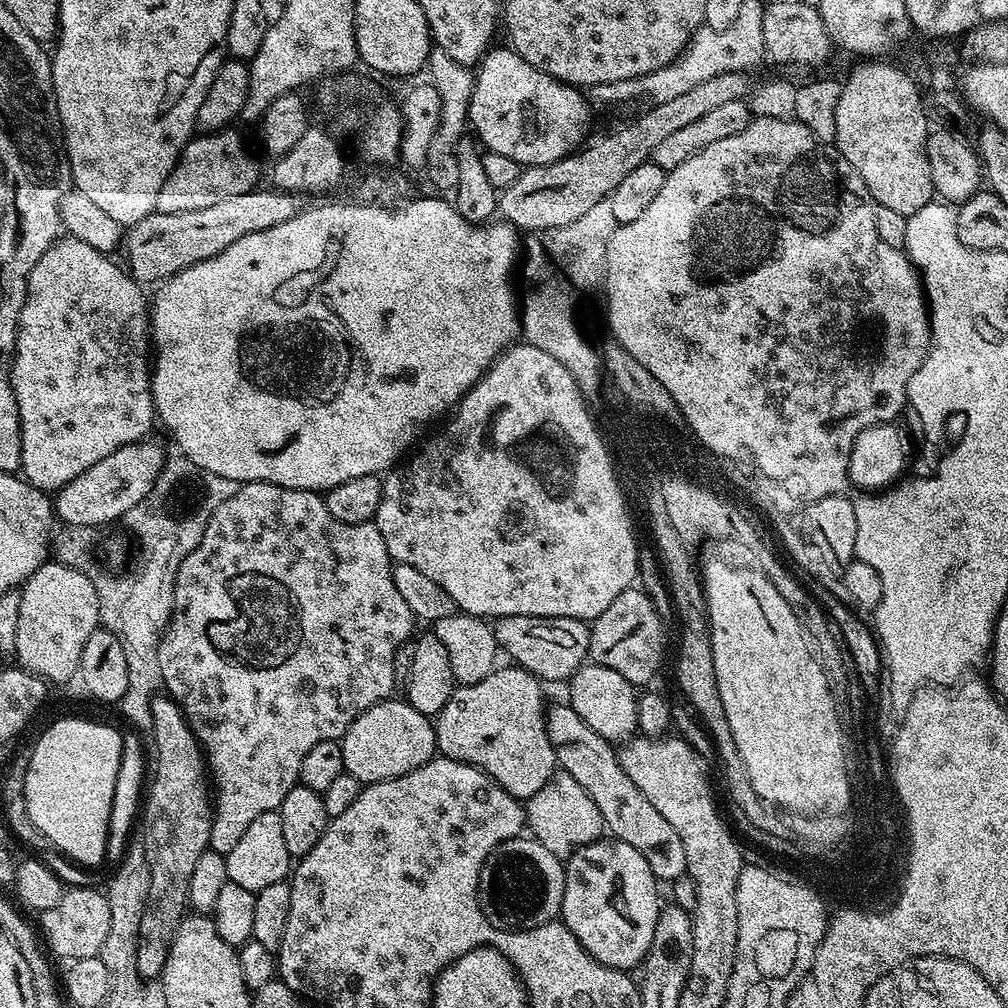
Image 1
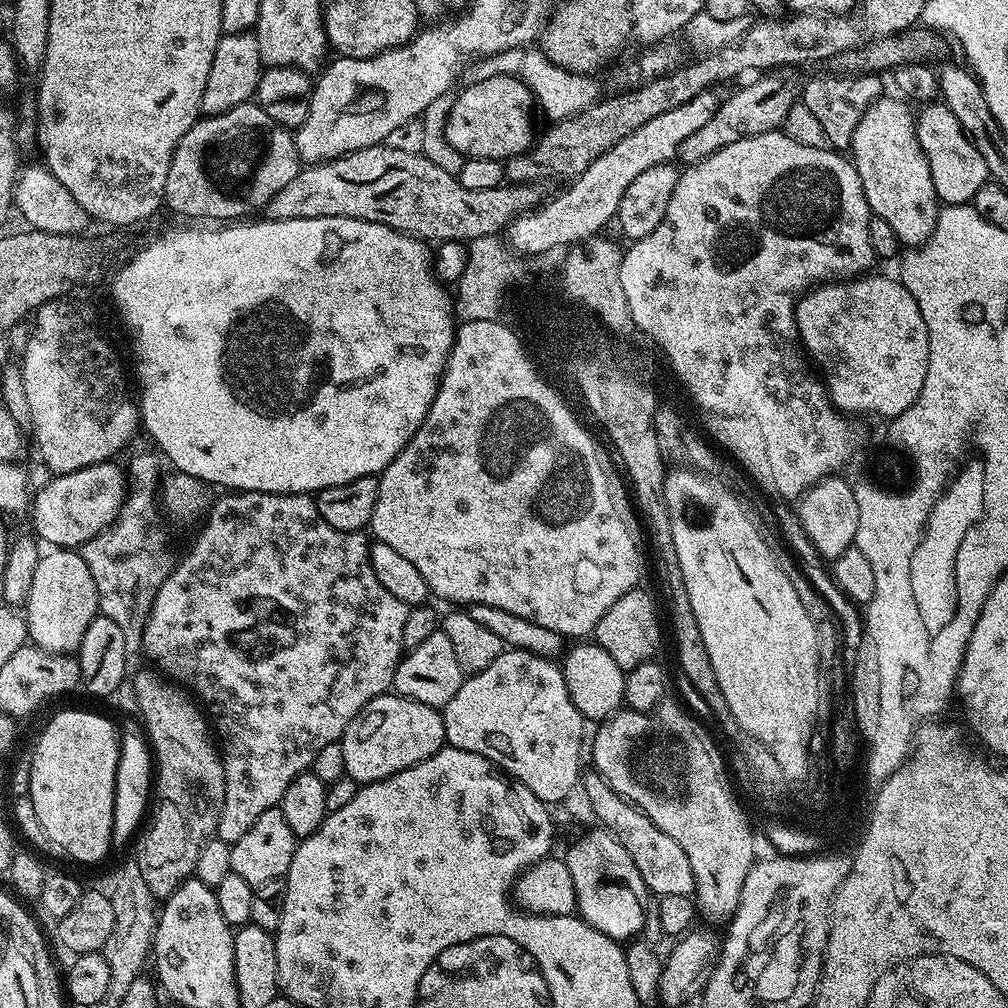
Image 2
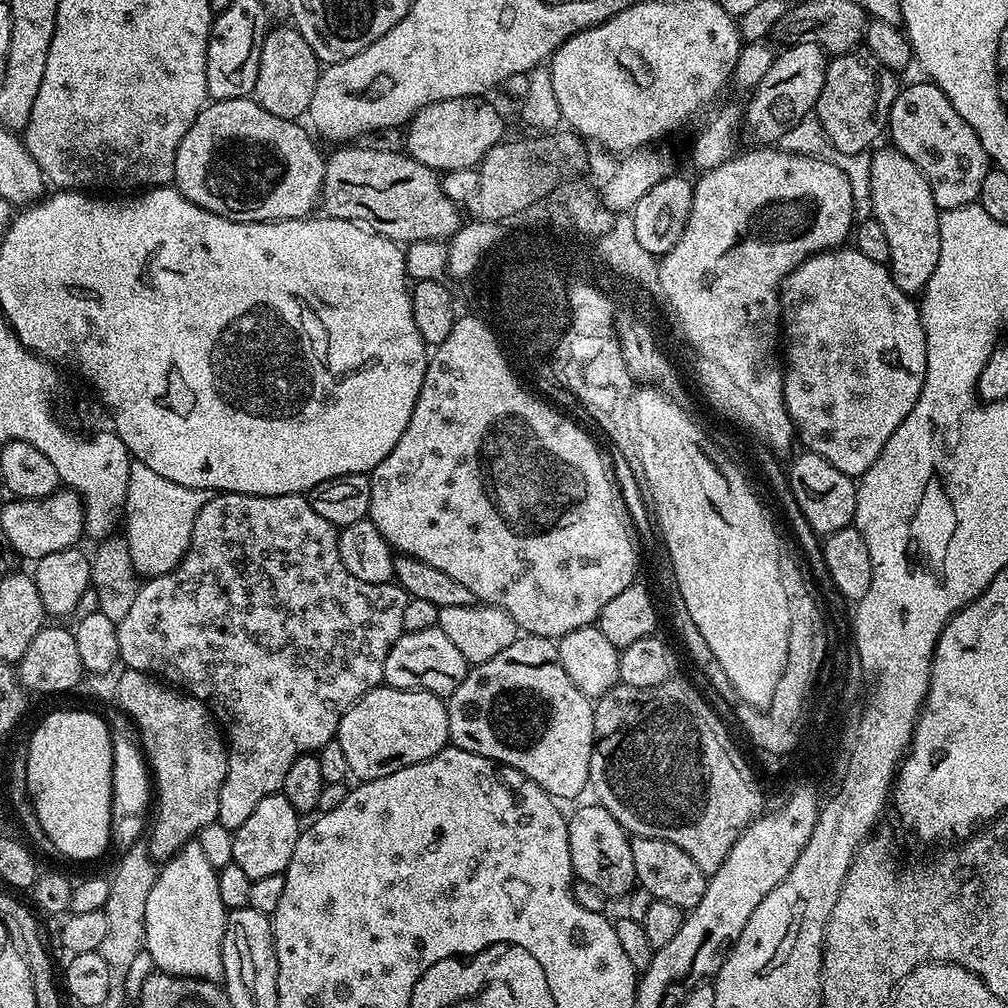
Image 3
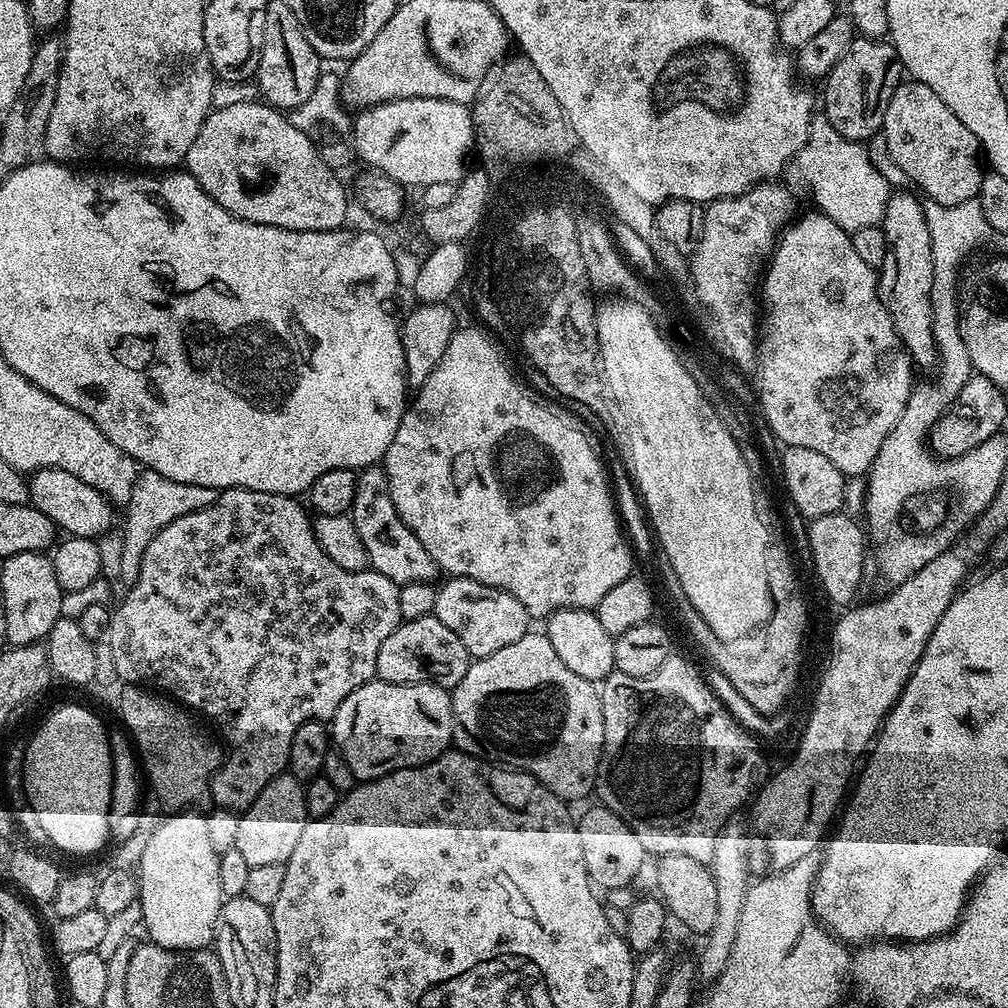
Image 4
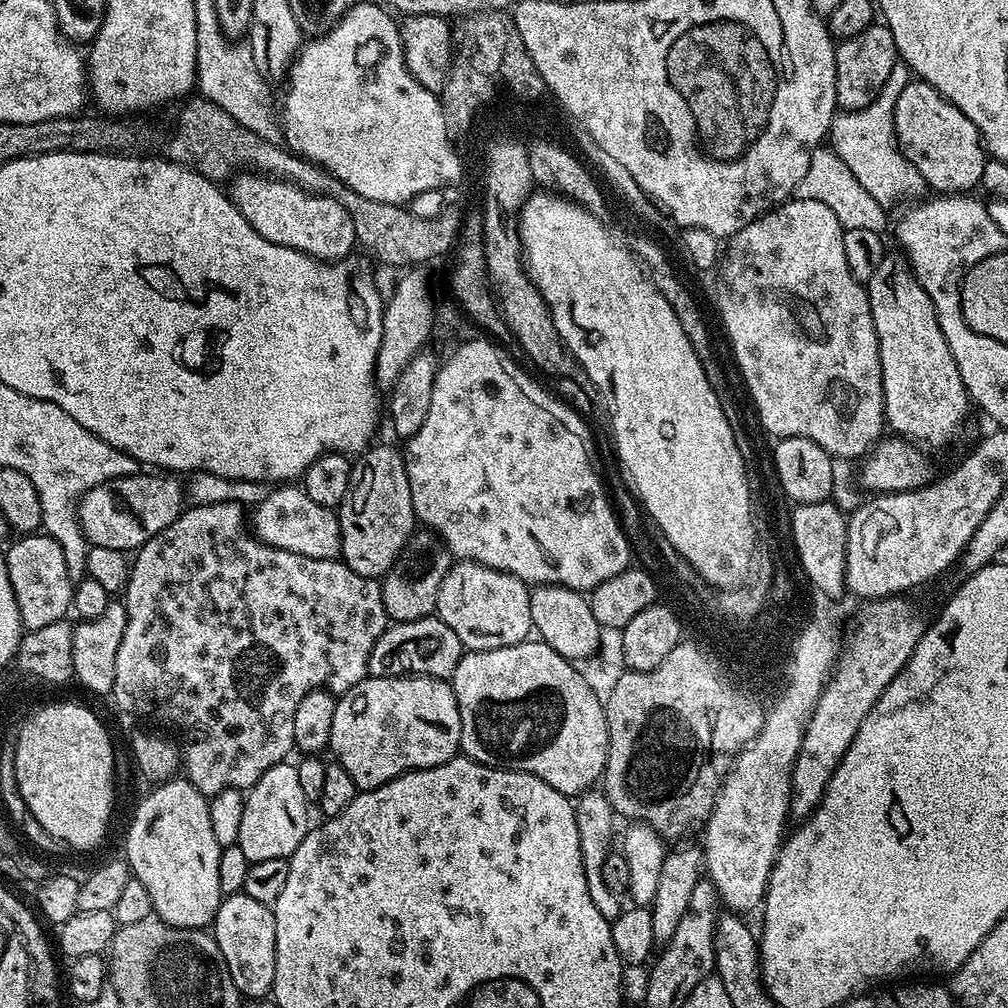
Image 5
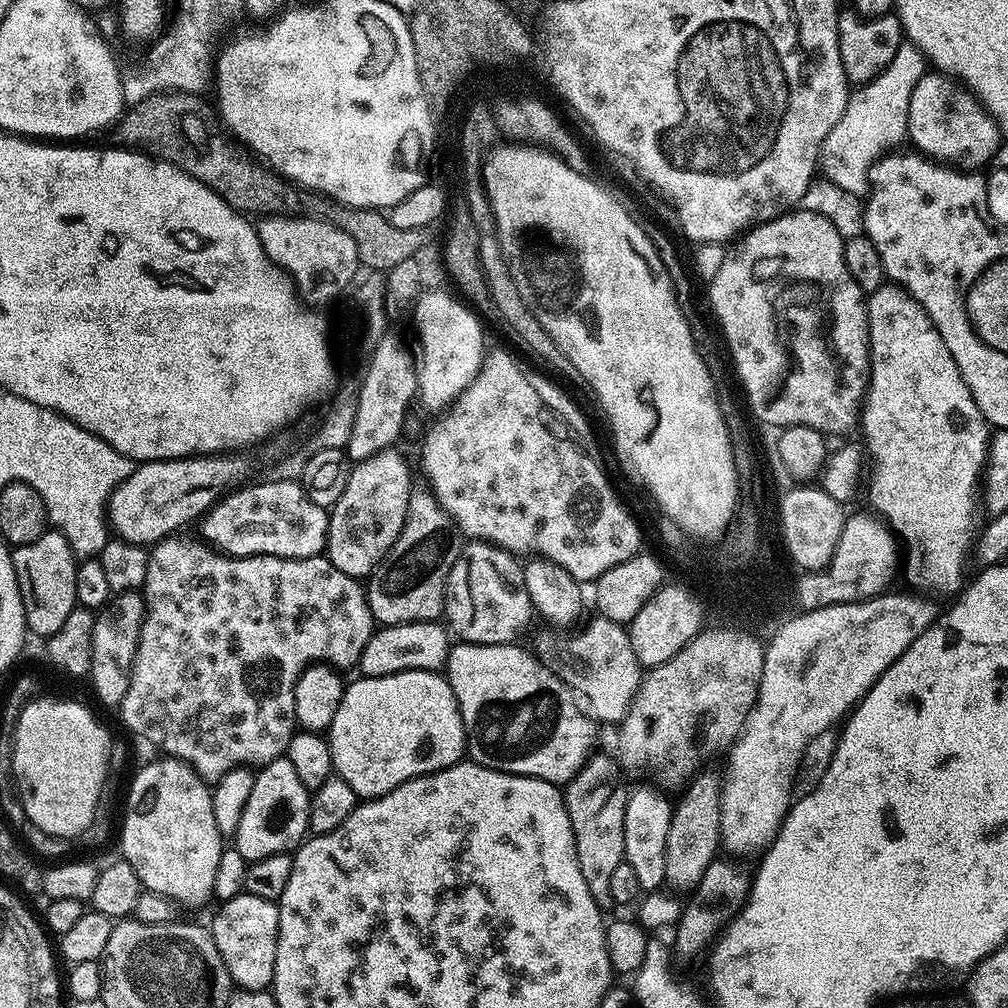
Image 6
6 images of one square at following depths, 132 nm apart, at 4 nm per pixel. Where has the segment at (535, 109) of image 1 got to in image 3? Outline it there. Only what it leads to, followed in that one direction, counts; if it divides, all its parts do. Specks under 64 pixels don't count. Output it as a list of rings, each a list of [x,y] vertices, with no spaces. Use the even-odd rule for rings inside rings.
[[[463,96],[457,100],[443,100],[428,104],[413,116],[406,125],[406,152],[418,162],[435,168],[437,173],[443,174],[450,170],[462,170],[463,168],[476,168],[480,161],[495,144],[505,139],[504,120],[496,113],[492,104],[487,104],[487,99],[478,96]]]

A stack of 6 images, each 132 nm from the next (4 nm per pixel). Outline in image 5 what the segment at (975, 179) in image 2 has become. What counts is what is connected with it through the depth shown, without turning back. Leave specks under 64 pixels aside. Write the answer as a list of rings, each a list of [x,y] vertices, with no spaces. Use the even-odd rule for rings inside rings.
[[[919,78],[909,82],[898,98],[898,106],[894,106],[894,130],[902,154],[907,160],[914,162],[918,174],[922,174],[933,193],[968,194],[973,191],[972,187],[980,184],[986,159],[986,149],[980,139],[980,131],[976,129],[974,122],[970,122],[970,118],[966,118],[966,114],[962,114],[962,110],[951,104],[937,88],[932,88]]]

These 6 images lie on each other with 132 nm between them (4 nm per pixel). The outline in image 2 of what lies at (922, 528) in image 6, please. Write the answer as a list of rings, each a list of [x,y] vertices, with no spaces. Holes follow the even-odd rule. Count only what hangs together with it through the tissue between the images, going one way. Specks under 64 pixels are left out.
[[[888,94],[881,95],[869,106],[866,114],[862,114],[862,122],[858,122],[858,130],[854,130],[850,159],[858,170],[869,213],[888,223],[894,234],[898,234],[901,245],[919,246],[931,238],[941,205],[936,198],[934,178],[930,178],[930,162],[926,162],[926,154],[916,137],[916,116],[903,99],[897,99]]]

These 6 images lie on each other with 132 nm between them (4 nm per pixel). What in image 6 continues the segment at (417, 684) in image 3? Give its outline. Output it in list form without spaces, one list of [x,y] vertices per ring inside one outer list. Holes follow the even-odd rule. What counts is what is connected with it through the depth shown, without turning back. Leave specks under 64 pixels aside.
[[[435,620],[390,624],[373,631],[358,665],[360,676],[389,676],[399,672],[436,672],[448,663],[450,632],[443,623]]]

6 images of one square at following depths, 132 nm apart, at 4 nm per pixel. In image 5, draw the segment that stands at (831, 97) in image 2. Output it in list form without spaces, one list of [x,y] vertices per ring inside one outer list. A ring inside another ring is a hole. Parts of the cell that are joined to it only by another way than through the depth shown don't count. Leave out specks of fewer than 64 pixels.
[[[874,22],[862,34],[854,34],[850,38],[836,44],[836,107],[853,112],[862,110],[878,98],[878,90],[886,86],[886,78],[890,78],[890,70],[898,63],[898,53],[894,34],[890,34],[888,25]]]

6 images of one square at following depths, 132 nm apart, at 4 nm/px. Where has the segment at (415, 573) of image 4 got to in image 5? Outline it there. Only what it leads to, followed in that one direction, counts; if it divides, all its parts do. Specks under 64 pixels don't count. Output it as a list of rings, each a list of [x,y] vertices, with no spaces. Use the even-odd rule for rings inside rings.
[[[378,444],[352,460],[350,486],[338,509],[342,538],[339,559],[354,570],[354,574],[368,580],[382,578],[392,569],[392,564],[407,549],[409,538],[418,528],[403,451],[399,447]]]

